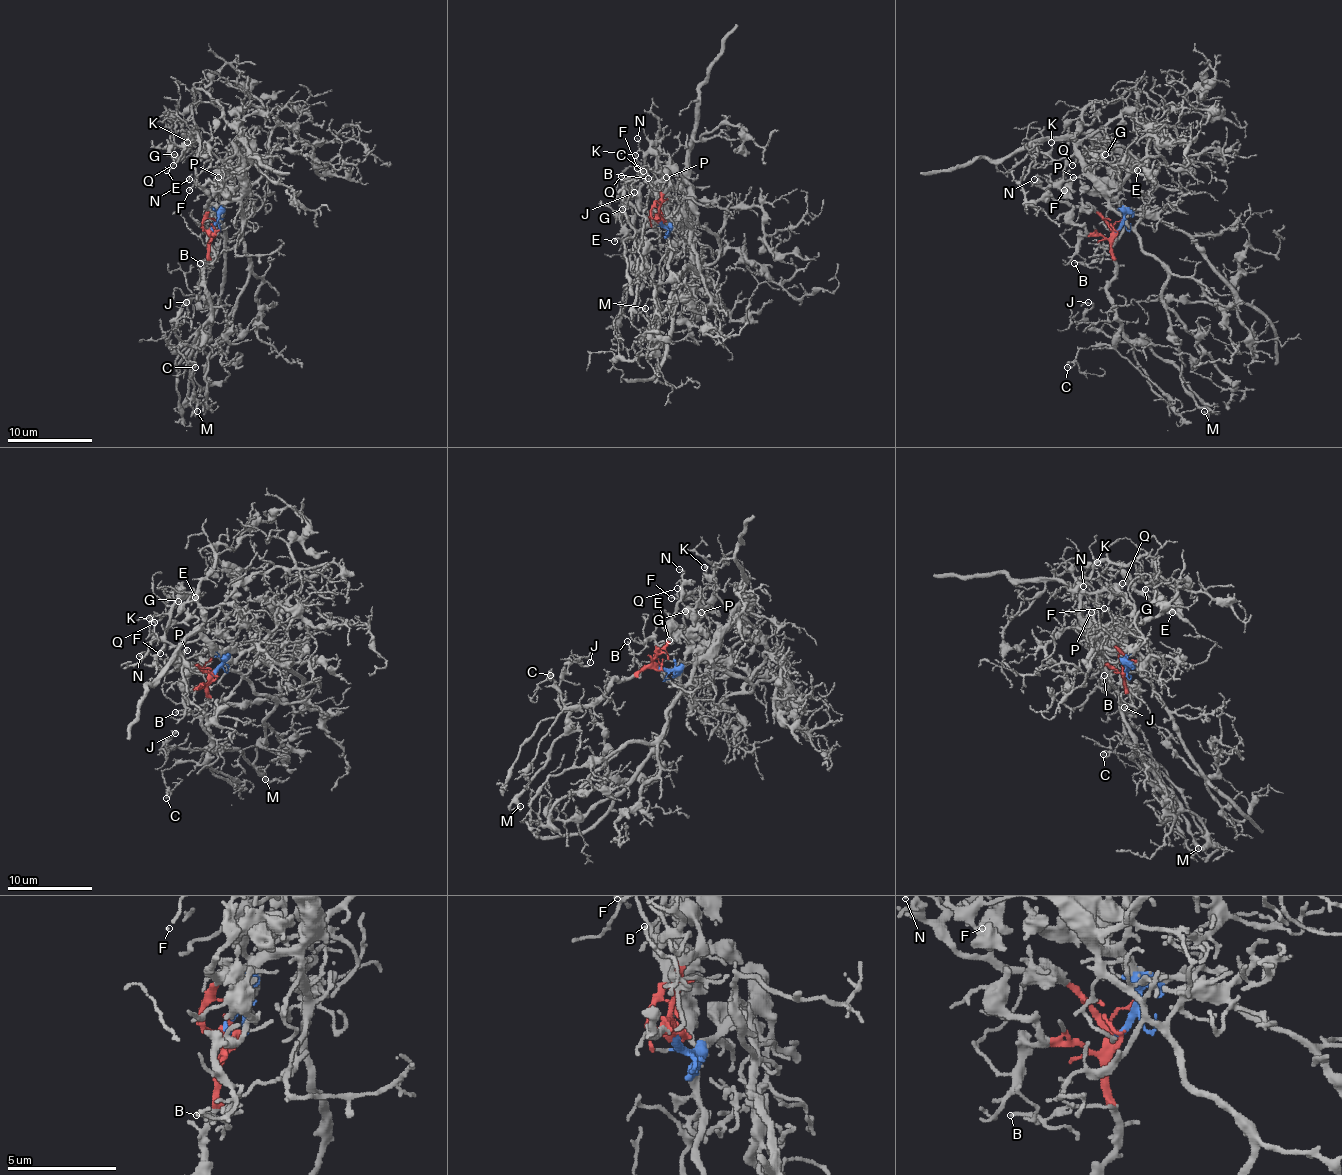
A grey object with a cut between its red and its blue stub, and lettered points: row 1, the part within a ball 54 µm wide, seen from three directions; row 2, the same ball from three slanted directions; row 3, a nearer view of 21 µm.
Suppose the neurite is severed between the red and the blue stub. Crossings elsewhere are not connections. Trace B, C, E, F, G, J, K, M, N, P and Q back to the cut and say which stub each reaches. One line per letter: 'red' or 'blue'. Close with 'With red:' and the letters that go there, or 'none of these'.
B: red
C: red
E: red
F: red
G: red
J: red
K: red
M: red
N: red
P: red
Q: red
With red: B, C, E, F, G, J, K, M, N, P, Q

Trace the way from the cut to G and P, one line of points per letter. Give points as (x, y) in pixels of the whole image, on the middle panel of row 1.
G: (658, 220), (652, 216), (656, 158), (650, 152), (643, 167), (648, 203), (628, 229), (620, 220), (622, 209)
P: (658, 220), (652, 212), (656, 197), (654, 175), (660, 169), (667, 178)

